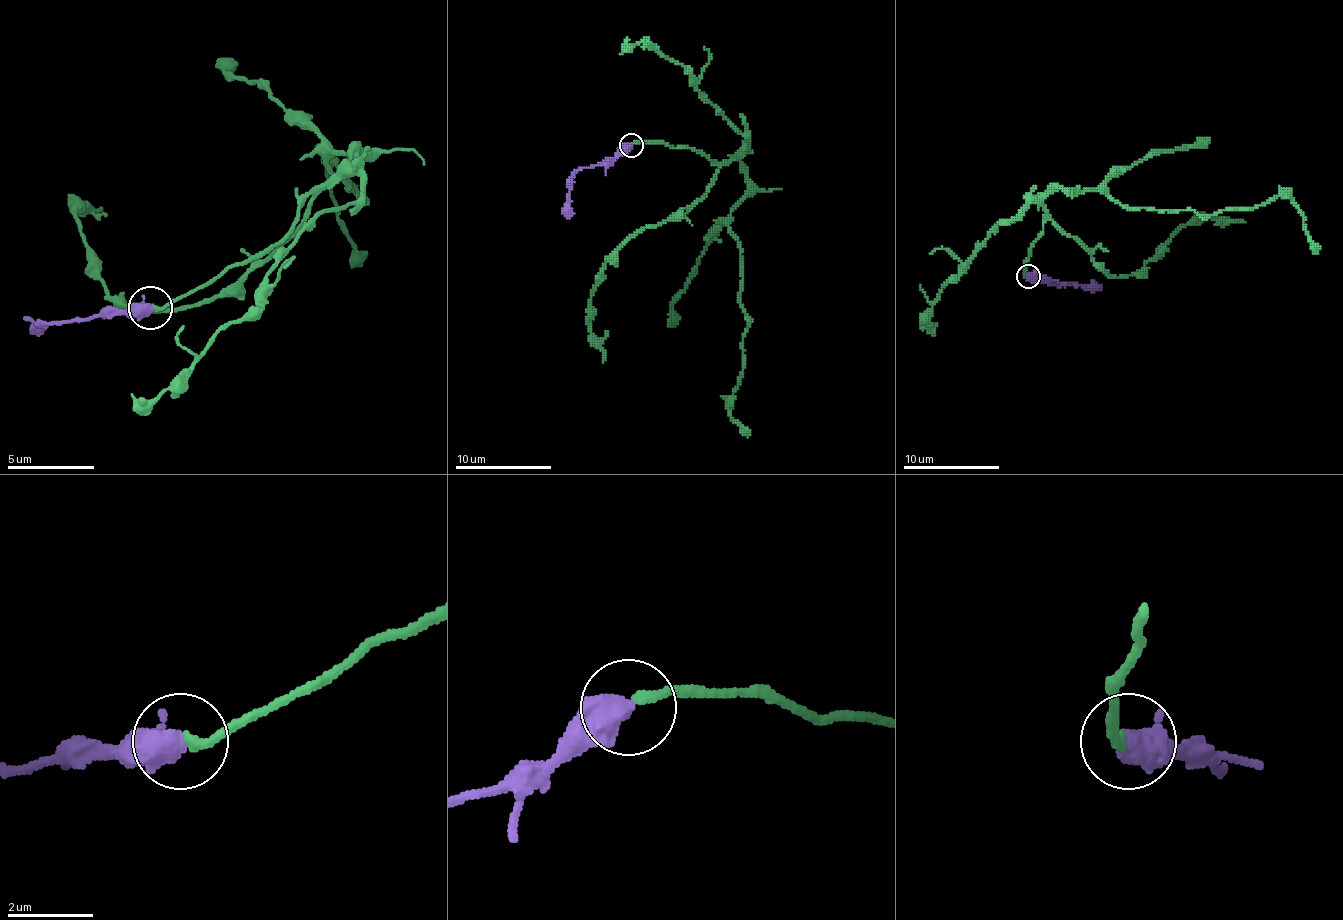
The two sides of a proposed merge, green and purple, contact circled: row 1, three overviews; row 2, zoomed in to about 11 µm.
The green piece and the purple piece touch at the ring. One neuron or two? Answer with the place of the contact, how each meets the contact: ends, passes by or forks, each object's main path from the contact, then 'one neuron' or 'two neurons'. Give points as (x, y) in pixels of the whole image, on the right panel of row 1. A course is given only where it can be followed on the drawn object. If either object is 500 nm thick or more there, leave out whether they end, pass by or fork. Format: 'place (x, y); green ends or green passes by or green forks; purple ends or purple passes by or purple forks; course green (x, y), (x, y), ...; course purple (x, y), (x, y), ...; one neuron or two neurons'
place (1028, 276); green ends; purple passes by; course green (1026, 275), (1043, 200), (1060, 188), (1200, 215), (1286, 196), (1315, 253); course purple (1029, 275), (1057, 285), (1096, 285), (1101, 290); one neuron

